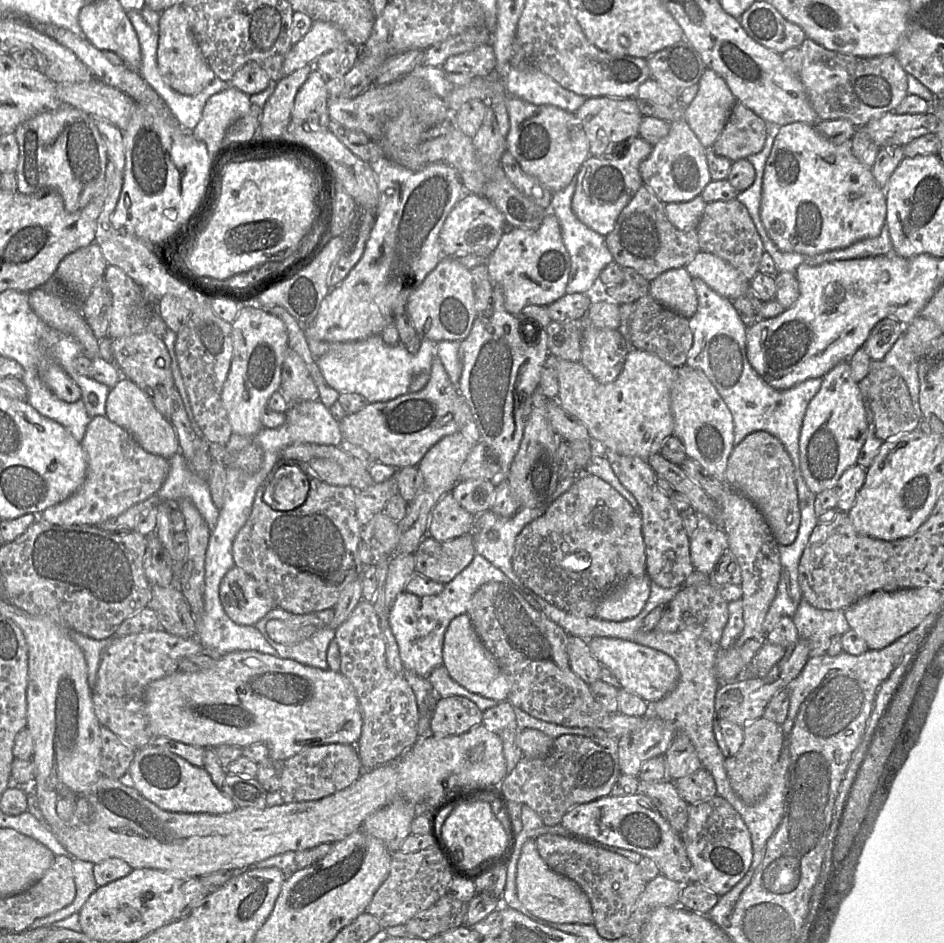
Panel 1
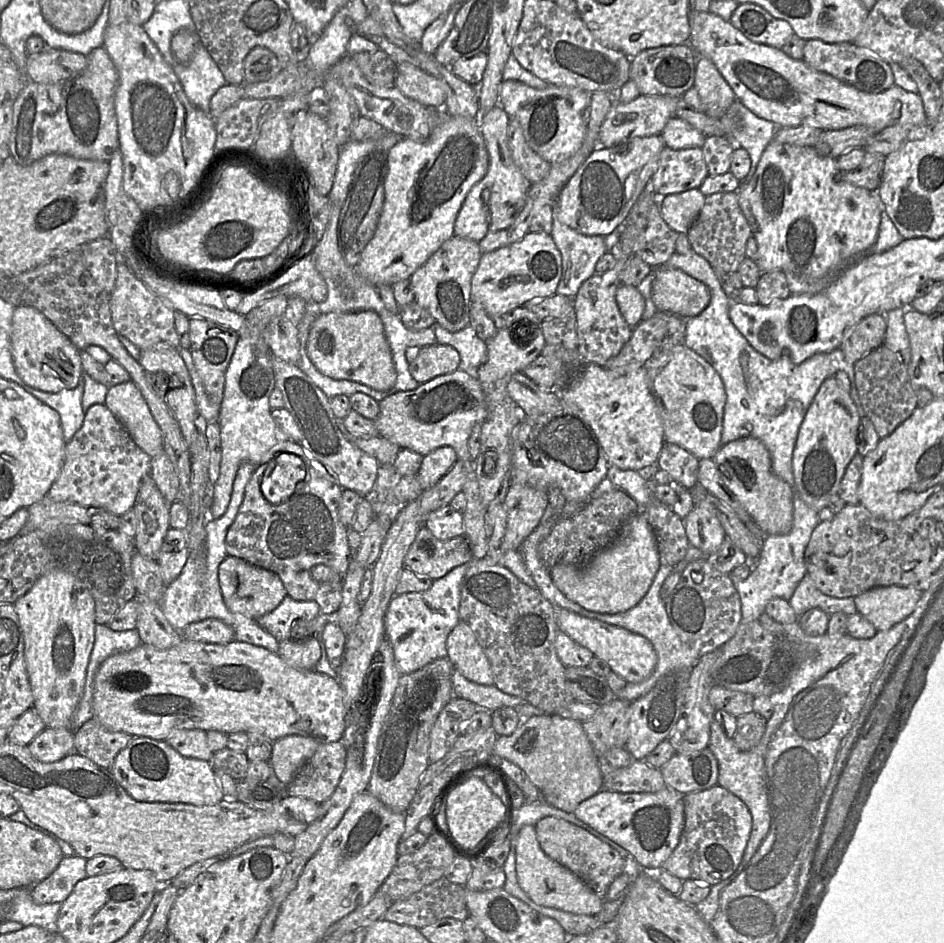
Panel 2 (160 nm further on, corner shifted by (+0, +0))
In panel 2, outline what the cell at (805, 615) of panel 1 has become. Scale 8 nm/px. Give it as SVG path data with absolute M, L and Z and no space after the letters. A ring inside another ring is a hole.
M806 573L798 583L789 605L799 617L812 608L820 608L827 614L843 612L847 615L856 613L853 597L831 597L822 593L814 584L811 577Z

